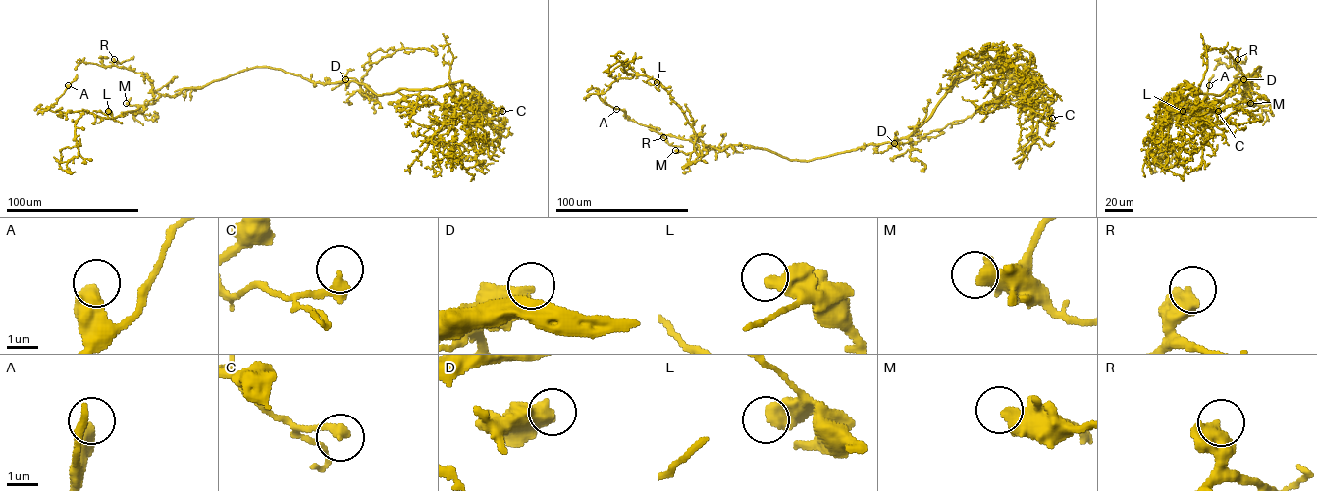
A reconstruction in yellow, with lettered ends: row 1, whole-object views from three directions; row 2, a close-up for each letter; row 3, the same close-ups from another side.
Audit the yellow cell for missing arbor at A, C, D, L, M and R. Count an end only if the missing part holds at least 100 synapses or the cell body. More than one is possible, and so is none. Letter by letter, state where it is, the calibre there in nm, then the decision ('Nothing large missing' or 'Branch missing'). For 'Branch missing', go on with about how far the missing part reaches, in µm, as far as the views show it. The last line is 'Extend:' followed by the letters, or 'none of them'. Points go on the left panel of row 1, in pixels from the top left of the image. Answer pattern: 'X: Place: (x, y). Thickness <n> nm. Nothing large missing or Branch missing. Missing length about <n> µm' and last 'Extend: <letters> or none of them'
A: Place: (68, 85). Thickness 500 nm. Nothing large missing
C: Place: (502, 111). Thickness 360 nm. Nothing large missing
D: Place: (345, 79). Thickness 600 nm. Nothing large missing
L: Place: (108, 111). Thickness 550 nm. Nothing large missing
M: Place: (126, 103). Thickness 550 nm. Nothing large missing
R: Place: (114, 59). Thickness 600 nm. Nothing large missing
Extend: none of them

